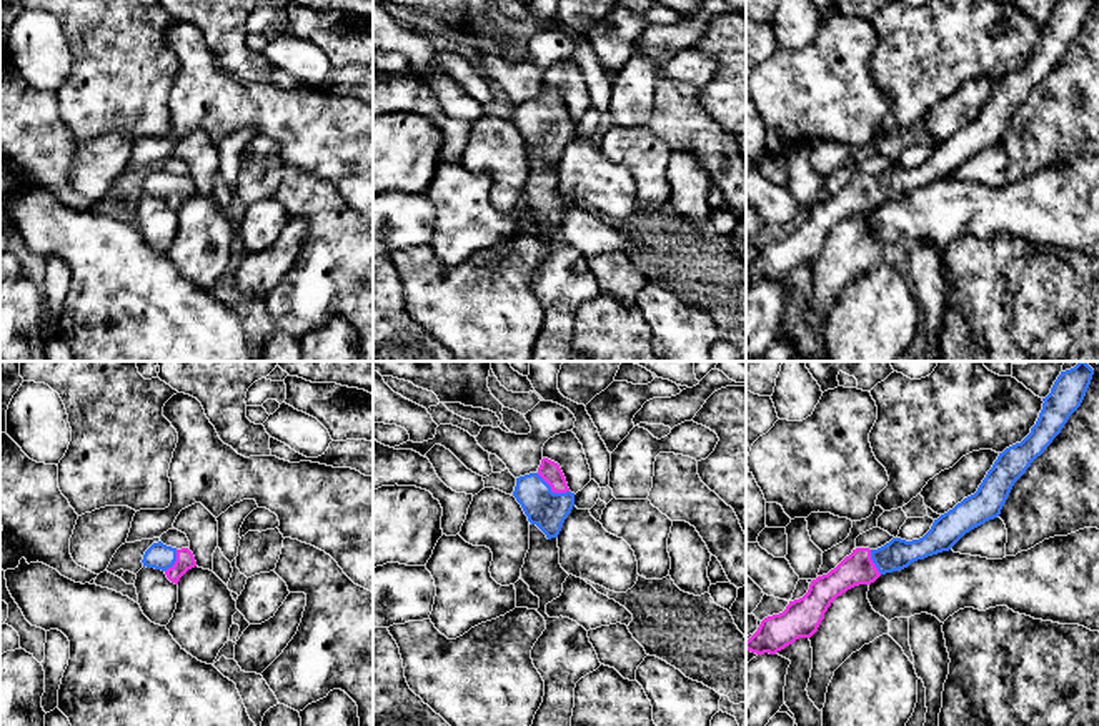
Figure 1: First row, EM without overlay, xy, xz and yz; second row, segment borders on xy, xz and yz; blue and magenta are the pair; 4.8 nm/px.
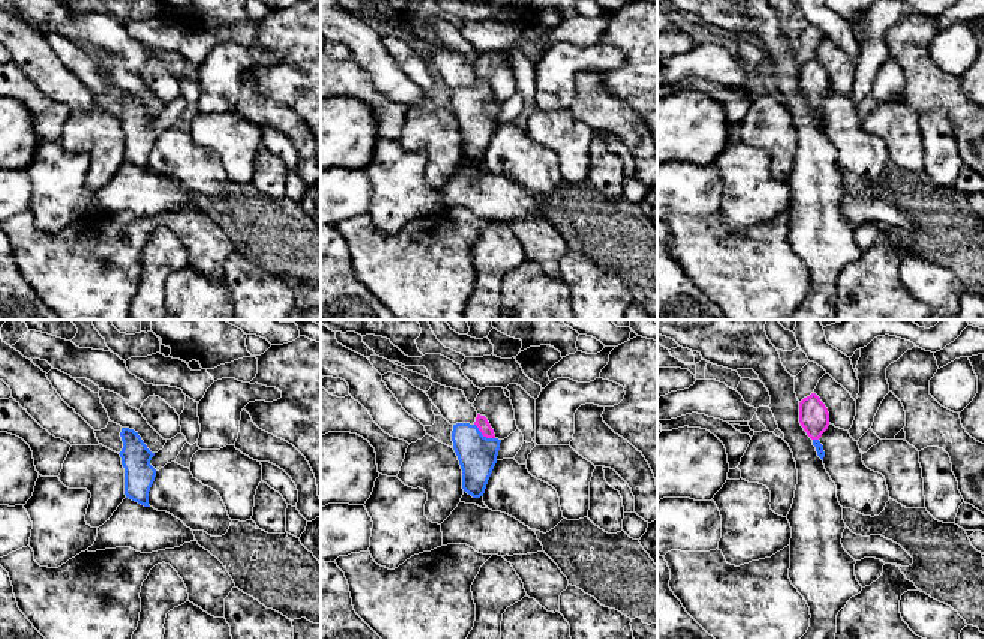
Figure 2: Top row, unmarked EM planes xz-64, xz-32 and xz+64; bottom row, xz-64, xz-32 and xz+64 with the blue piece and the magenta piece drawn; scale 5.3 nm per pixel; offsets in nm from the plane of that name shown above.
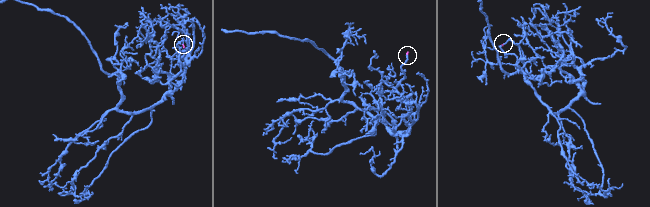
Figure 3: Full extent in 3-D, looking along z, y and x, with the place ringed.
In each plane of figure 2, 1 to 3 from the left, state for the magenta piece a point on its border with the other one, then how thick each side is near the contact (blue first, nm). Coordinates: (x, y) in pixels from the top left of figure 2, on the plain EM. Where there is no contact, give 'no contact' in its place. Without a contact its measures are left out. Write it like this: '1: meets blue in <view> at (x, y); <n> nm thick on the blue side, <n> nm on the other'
1: no contact
2: meets blue in xz-32 at (482, 99); 200 nm thick on the blue side, 70 nm on the other
3: meets blue in xz+64 at (816, 104); 50 nm thick on the blue side, 160 nm on the other

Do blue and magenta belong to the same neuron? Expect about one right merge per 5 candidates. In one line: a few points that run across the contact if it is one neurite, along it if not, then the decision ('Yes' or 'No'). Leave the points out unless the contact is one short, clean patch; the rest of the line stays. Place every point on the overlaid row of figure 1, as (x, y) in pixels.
Line: xz (547, 510), (550, 490), (550, 472). Yes

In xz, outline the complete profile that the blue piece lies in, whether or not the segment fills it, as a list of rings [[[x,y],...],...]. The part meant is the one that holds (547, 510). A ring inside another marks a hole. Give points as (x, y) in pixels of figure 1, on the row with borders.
[[[543,458],[536,473],[516,478],[513,496],[528,521],[536,525],[548,540],[558,538],[561,526],[574,506],[574,493],[558,463]]]

